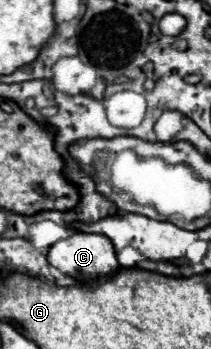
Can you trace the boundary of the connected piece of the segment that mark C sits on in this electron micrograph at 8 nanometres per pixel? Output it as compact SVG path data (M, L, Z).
M72 233L68 239L56 241L48 251L48 263L80 283L94 281L96 277L110 277L120 269L116 261L116 251L110 239L104 235L94 235L94 233Z

